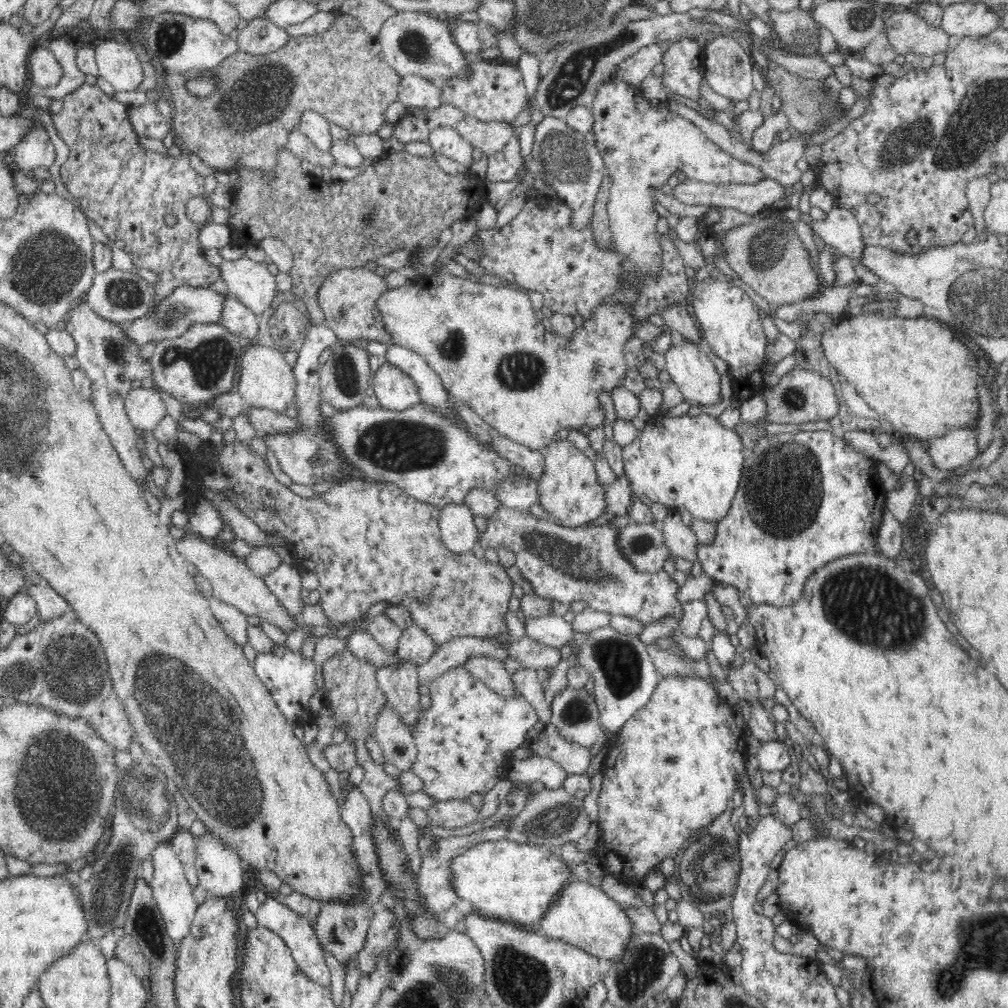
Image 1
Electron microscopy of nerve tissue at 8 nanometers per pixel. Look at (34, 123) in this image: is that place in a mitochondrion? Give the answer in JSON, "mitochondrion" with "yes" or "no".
{"mitochondrion":"no"}

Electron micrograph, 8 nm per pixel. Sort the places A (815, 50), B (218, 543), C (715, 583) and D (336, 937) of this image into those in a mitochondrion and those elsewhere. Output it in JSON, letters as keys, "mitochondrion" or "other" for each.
{"A":"other","B":"other","C":"other","D":"mitochondrion"}

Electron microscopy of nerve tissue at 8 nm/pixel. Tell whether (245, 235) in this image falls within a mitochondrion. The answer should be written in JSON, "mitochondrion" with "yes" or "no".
{"mitochondrion":"no"}

